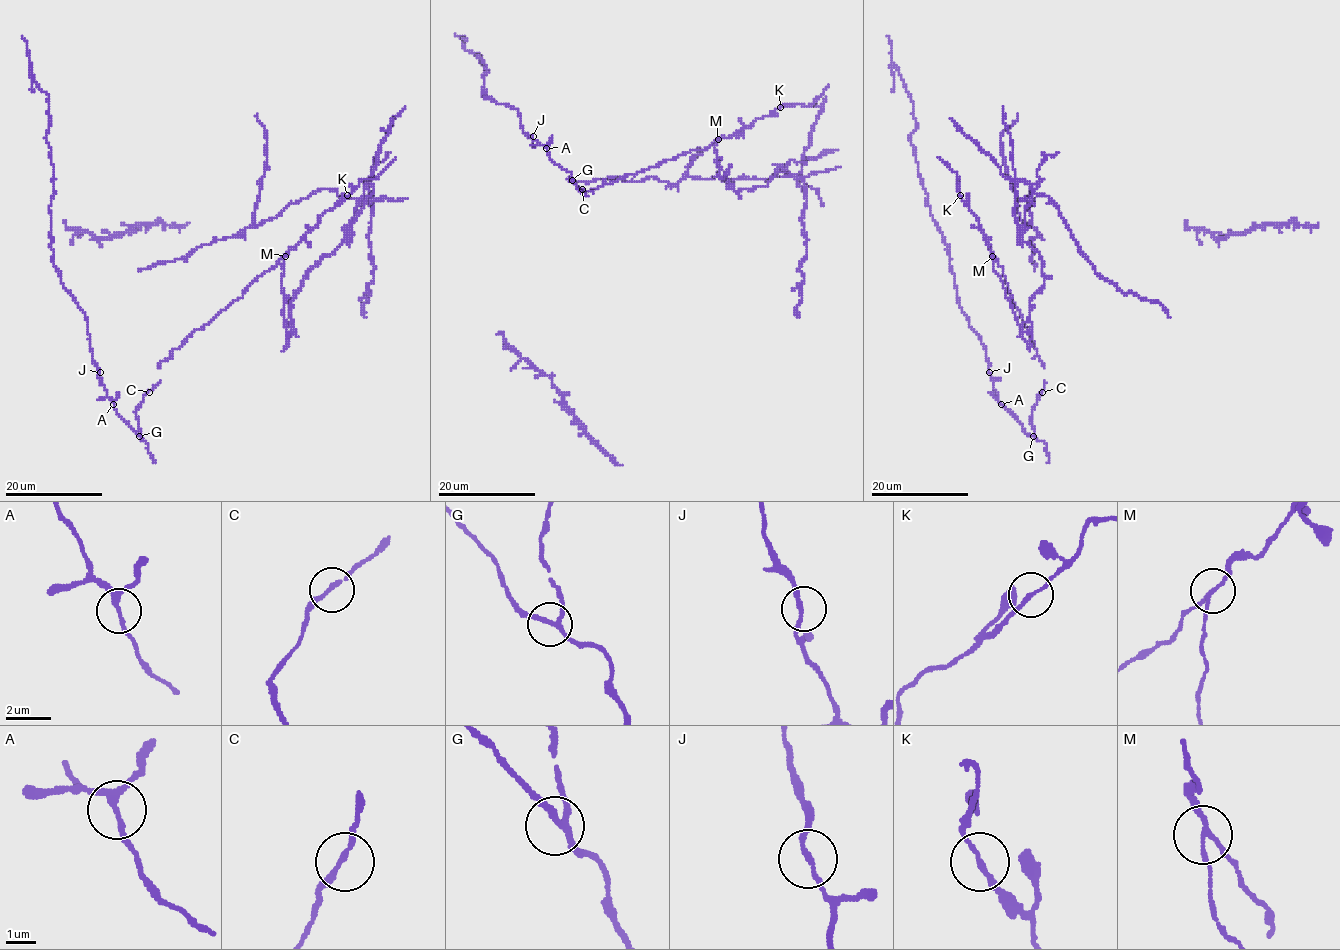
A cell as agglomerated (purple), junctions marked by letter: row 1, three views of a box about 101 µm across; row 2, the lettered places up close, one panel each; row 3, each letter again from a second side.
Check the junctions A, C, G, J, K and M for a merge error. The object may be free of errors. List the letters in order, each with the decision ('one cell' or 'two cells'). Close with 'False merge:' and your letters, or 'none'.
A: one cell
C: one cell
G: one cell
J: one cell
K: one cell
M: two cells
False merge: M

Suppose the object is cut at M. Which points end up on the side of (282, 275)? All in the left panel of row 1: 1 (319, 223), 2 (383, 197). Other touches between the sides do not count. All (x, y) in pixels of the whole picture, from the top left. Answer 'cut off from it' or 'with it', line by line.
1: cut off from it
2: with it

